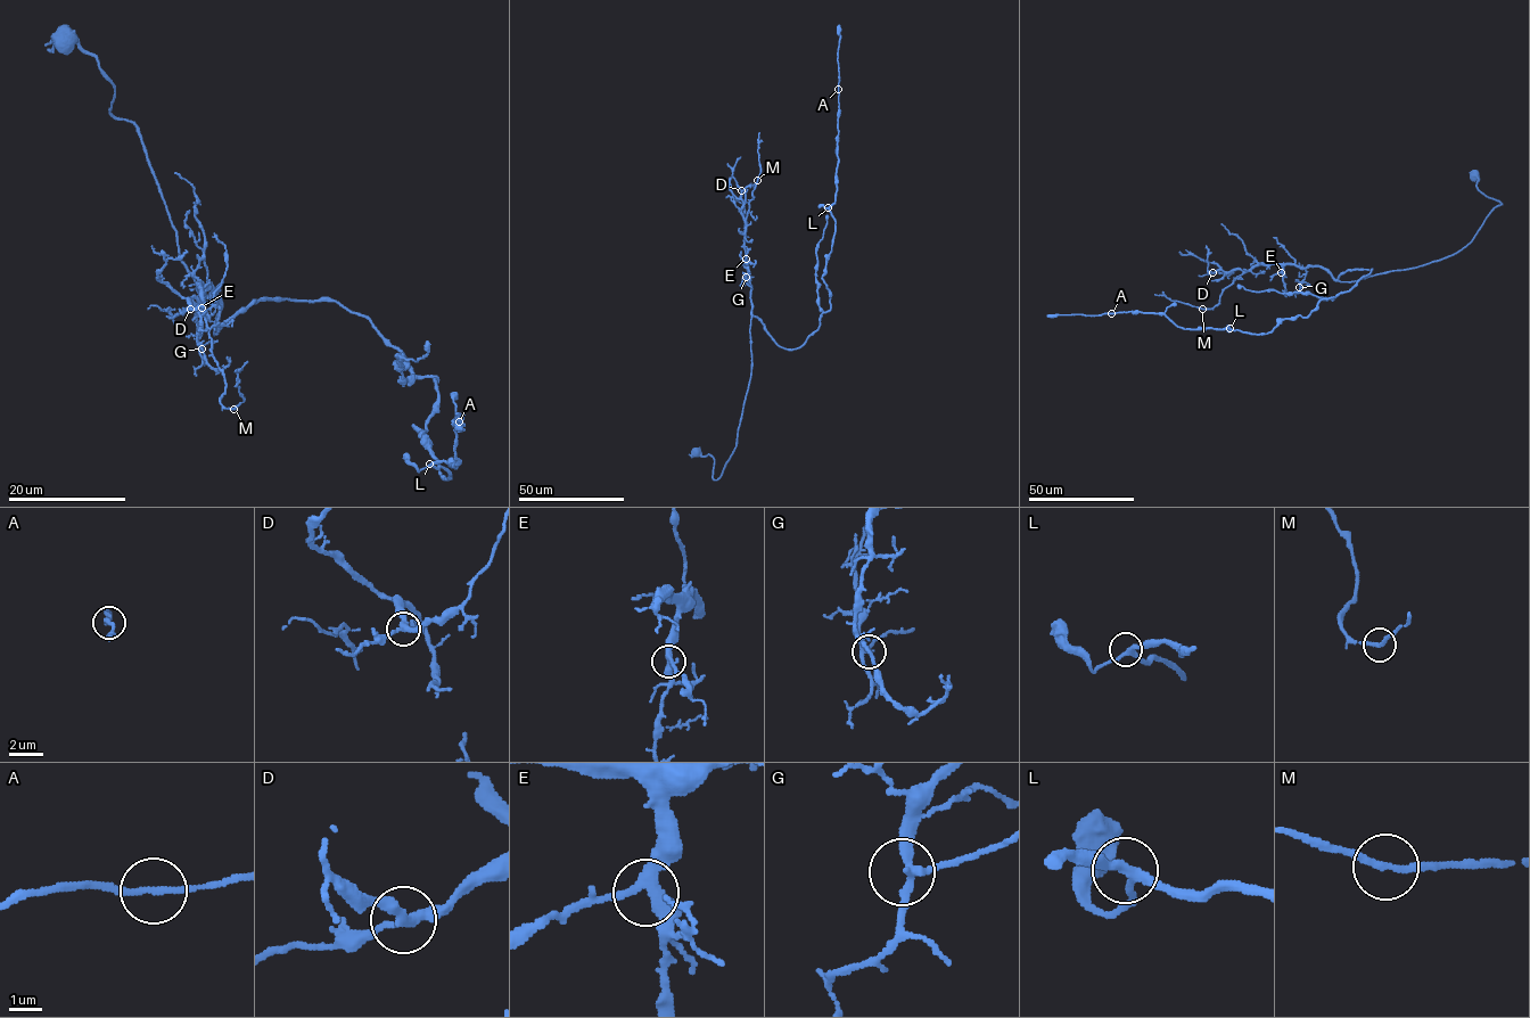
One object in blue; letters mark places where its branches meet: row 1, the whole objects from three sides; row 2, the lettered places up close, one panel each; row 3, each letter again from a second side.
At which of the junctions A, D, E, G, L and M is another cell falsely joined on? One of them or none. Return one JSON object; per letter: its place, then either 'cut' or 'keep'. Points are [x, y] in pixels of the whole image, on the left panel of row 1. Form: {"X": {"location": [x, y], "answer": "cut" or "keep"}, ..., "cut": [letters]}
{"A": {"location": [459, 421], "answer": "keep"}, "D": {"location": [190, 309], "answer": "keep"}, "E": {"location": [202, 308], "answer": "keep"}, "G": {"location": [202, 349], "answer": "keep"}, "L": {"location": [429, 464], "answer": "keep"}, "M": {"location": [233, 409], "answer": "keep"}, "cut": []}

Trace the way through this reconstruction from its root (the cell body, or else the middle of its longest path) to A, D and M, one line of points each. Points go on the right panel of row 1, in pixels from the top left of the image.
A: (1473, 174), (1502, 204), (1465, 246), (1340, 281), (1347, 270), (1371, 270), (1266, 334), (1111, 313)
D: (1473, 174), (1477, 187), (1502, 204), (1447, 256), (1350, 281), (1289, 264), (1212, 272)
M: (1473, 174), (1477, 187), (1502, 204), (1453, 254), (1350, 281), (1319, 267), (1257, 264), (1202, 309)

